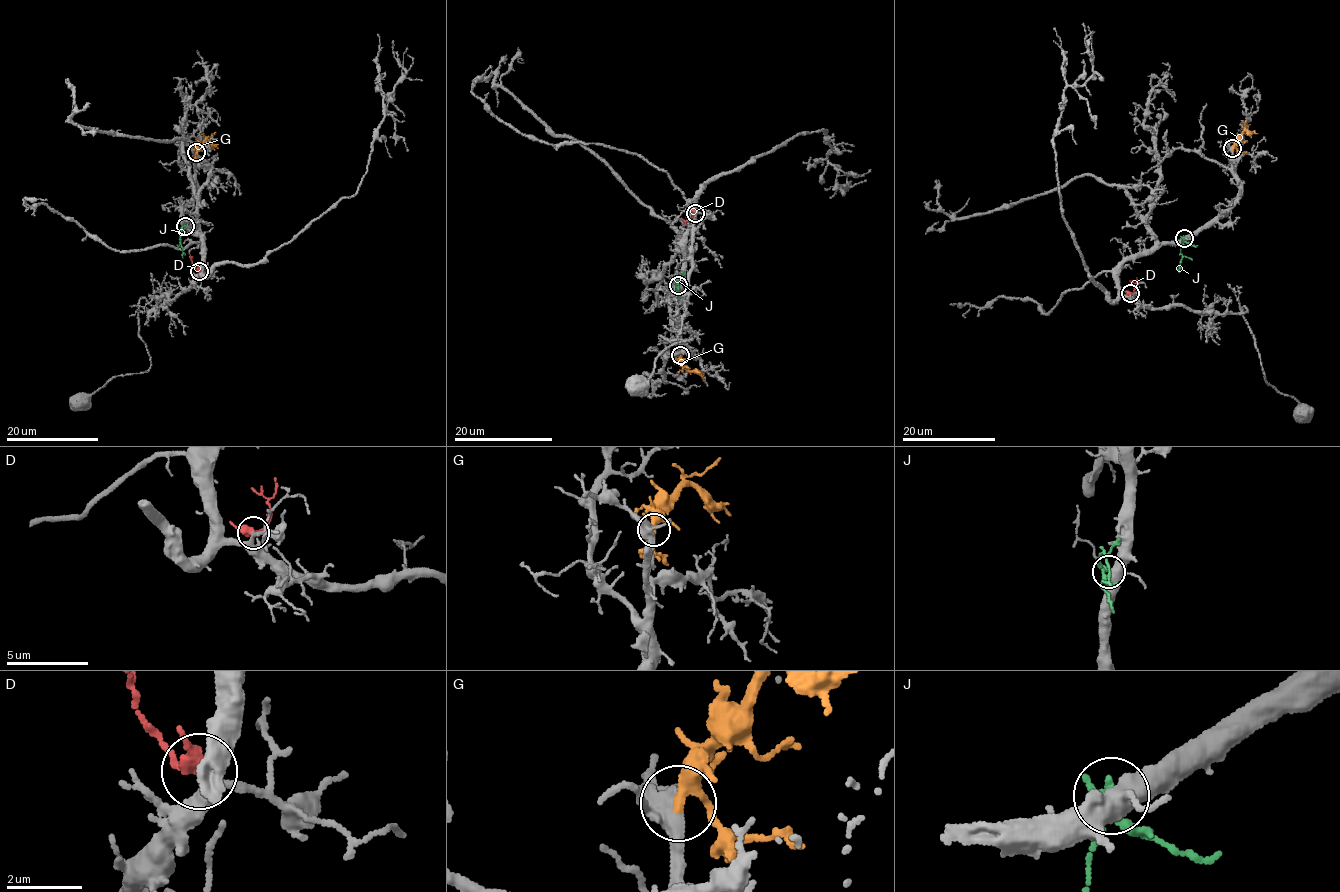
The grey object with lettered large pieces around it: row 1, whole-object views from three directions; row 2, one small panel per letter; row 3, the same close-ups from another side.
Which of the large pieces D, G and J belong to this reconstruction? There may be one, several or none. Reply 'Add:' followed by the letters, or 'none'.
Add: D, G

